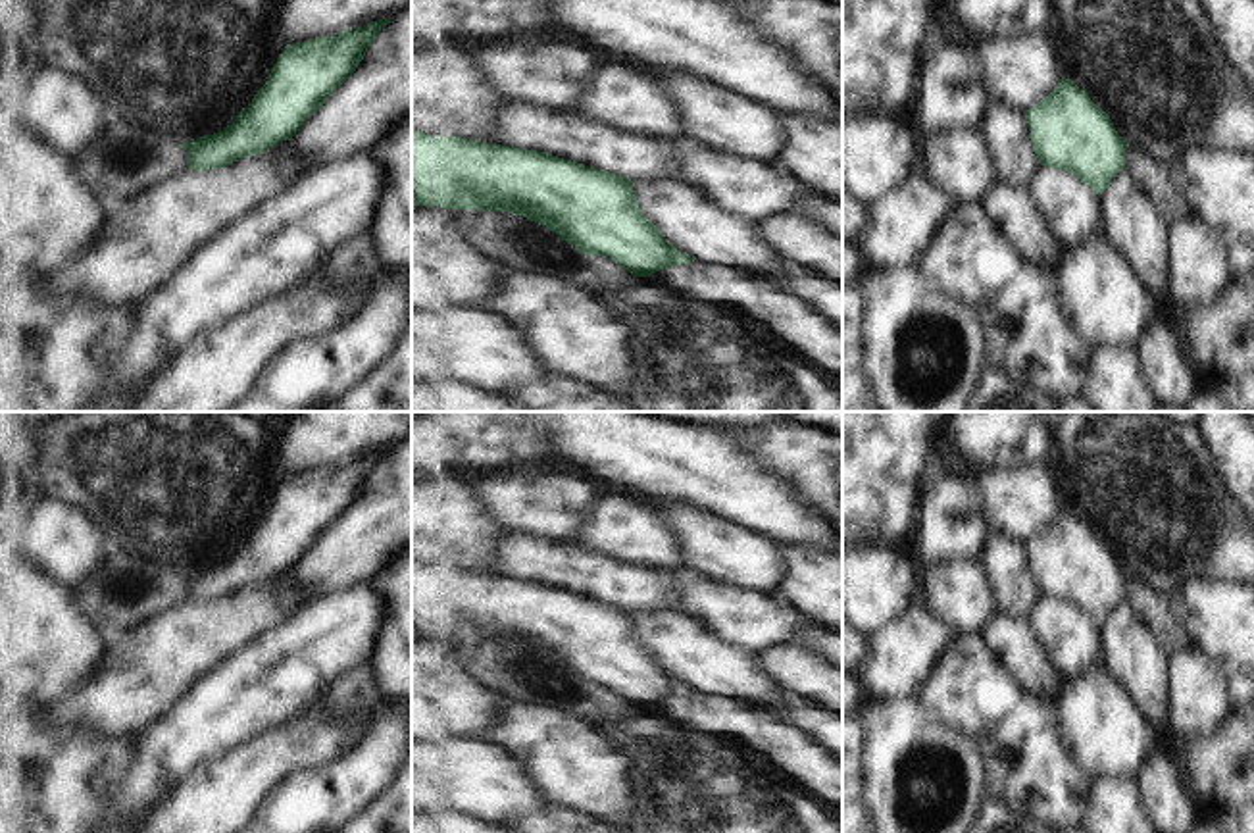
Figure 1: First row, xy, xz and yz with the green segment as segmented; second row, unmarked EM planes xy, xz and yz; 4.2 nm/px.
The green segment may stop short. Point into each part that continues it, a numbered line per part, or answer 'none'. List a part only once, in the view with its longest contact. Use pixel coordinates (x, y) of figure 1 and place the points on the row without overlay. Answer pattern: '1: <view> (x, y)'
none.

